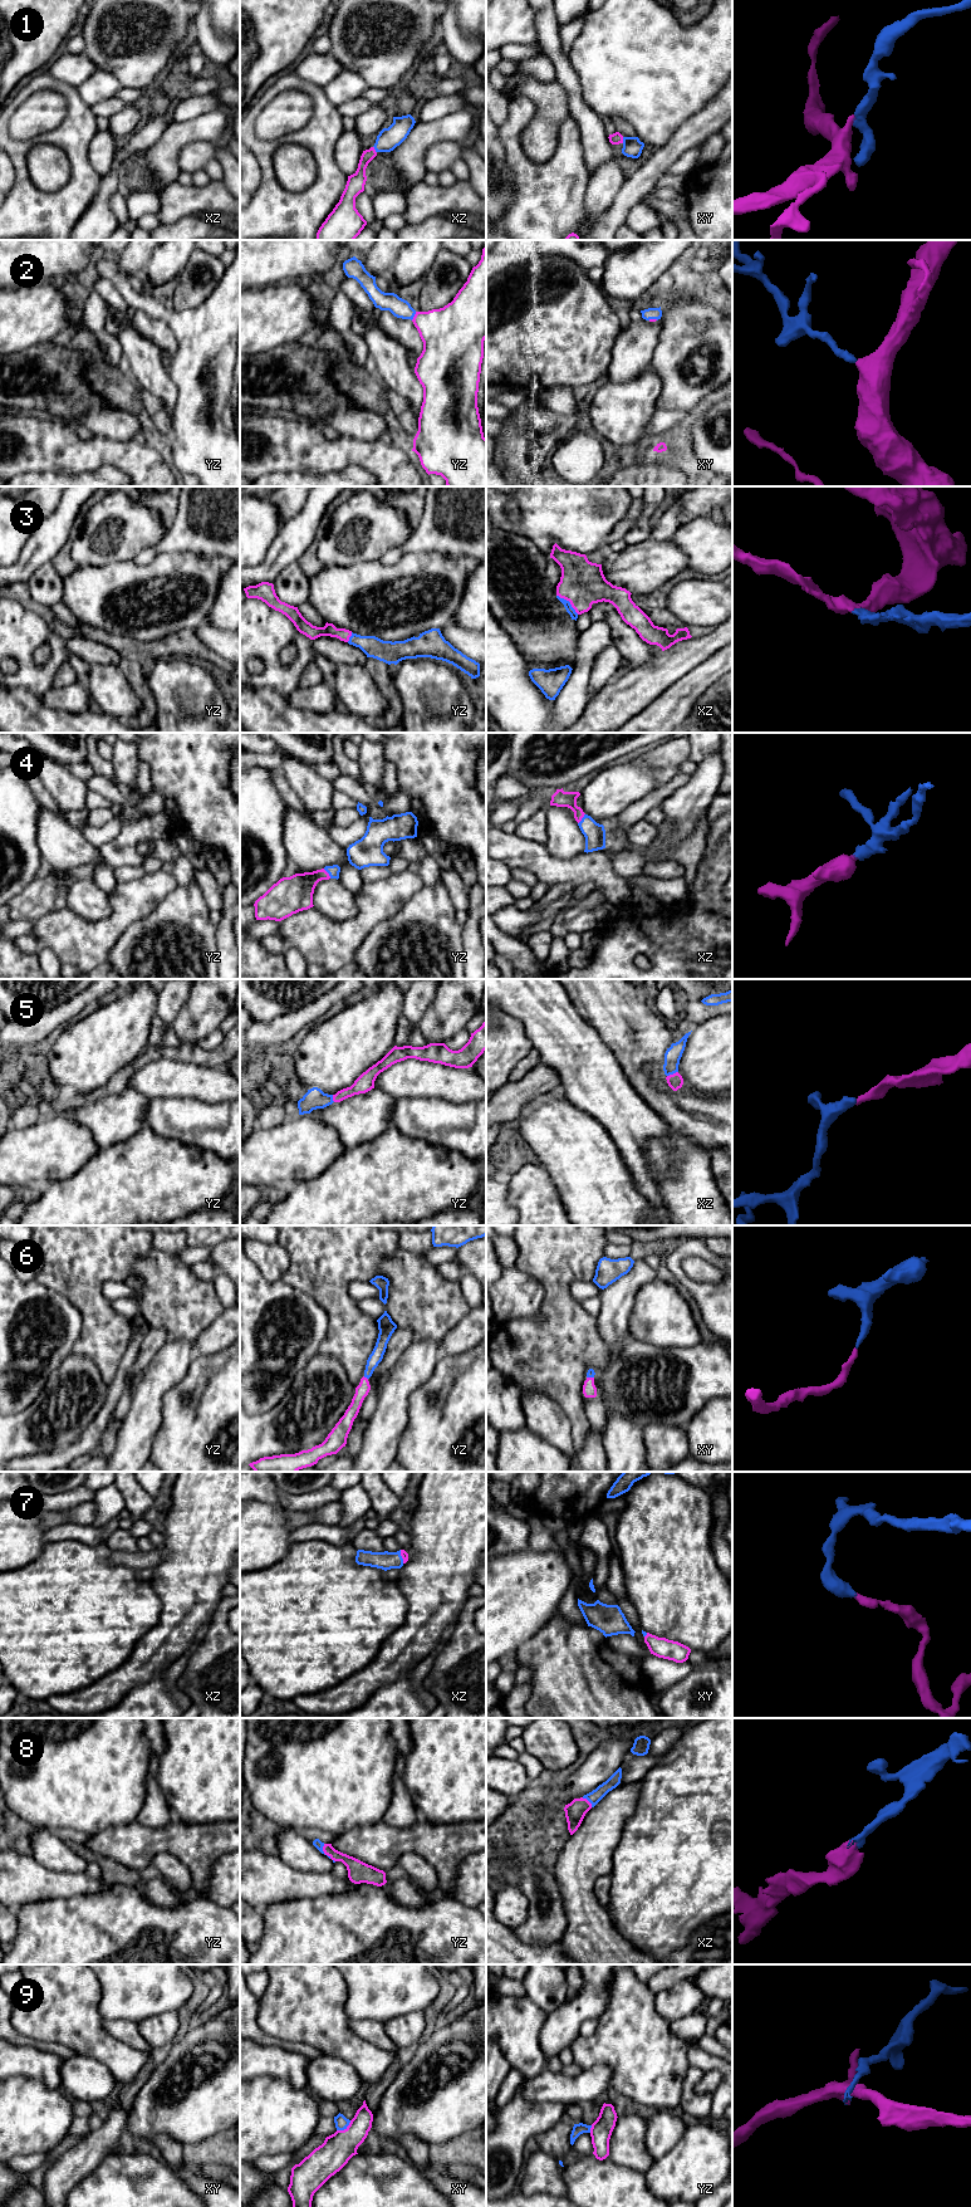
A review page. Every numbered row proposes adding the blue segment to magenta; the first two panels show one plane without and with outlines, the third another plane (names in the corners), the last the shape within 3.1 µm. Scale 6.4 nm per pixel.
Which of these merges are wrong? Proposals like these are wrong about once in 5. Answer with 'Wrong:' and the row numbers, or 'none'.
Wrong: 9

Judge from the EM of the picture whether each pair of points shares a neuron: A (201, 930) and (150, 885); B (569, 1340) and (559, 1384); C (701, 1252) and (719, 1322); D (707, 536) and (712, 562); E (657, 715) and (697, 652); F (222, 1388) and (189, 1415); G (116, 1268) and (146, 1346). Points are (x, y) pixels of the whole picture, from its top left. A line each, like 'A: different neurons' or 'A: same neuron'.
A: different neurons
B: same neuron
C: same neuron
D: same neuron
E: different neurons
F: same neuron
G: different neurons

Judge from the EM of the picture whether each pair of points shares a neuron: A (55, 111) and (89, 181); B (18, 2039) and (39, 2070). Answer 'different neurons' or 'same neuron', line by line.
A: different neurons
B: different neurons

